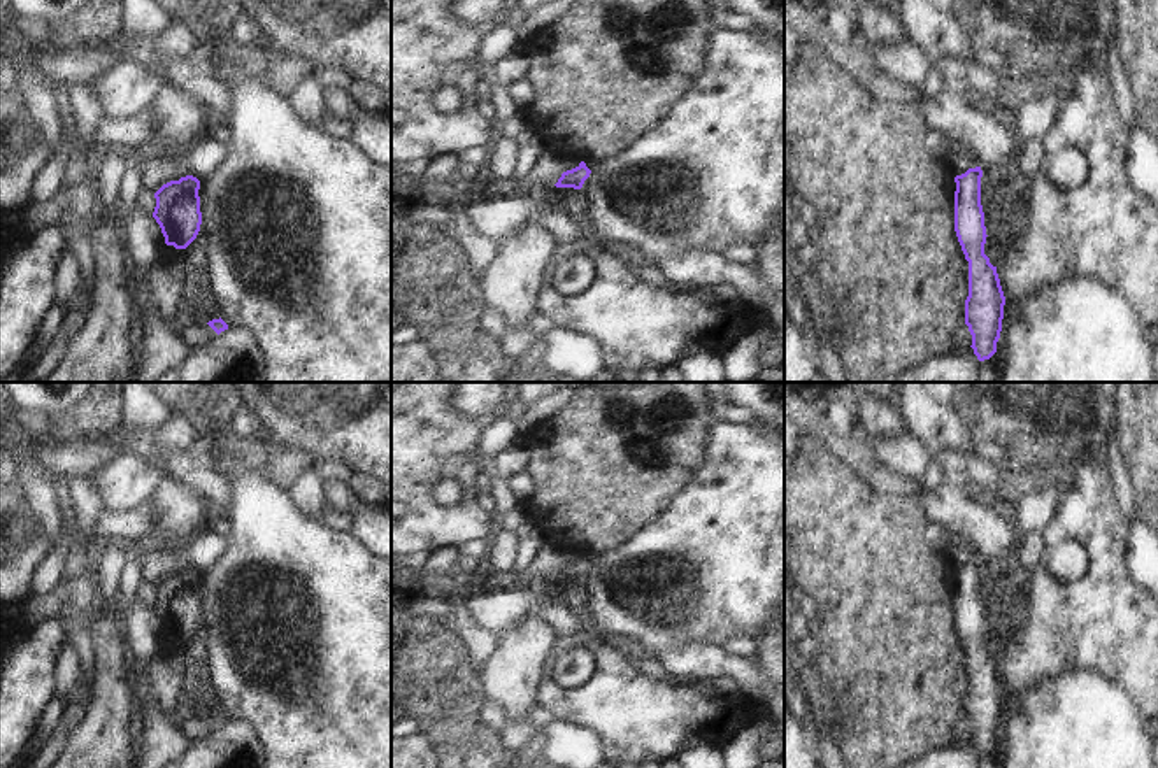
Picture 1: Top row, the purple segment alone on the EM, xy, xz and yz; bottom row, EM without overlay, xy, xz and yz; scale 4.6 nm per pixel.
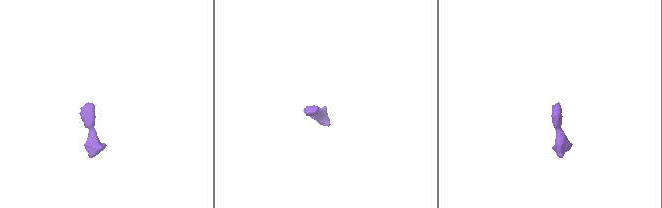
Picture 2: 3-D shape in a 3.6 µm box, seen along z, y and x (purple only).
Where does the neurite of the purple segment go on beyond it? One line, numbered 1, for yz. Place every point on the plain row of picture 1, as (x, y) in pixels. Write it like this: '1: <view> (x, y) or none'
1: none

